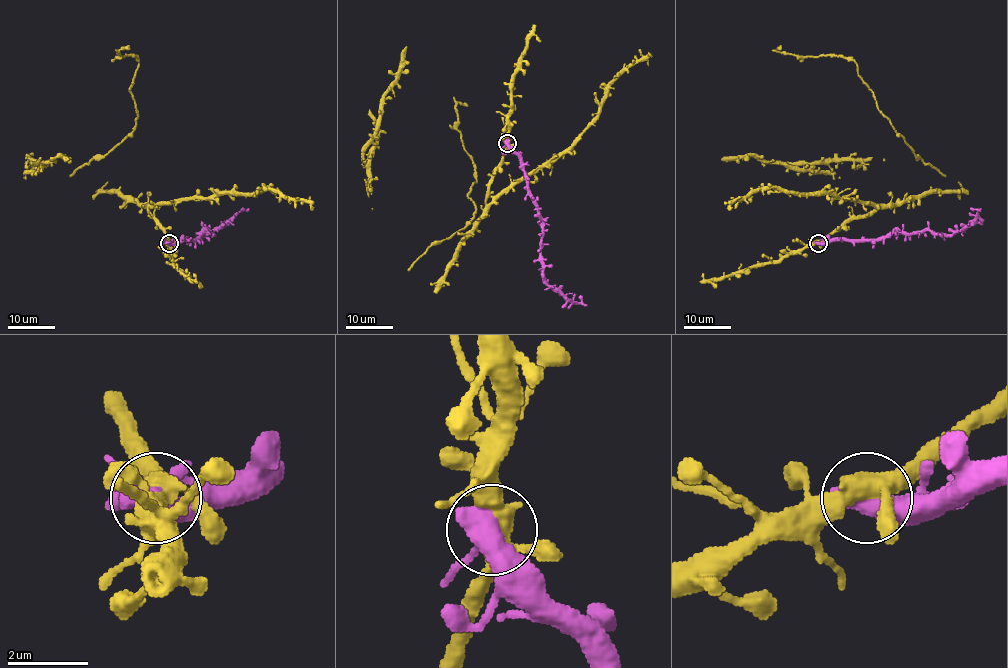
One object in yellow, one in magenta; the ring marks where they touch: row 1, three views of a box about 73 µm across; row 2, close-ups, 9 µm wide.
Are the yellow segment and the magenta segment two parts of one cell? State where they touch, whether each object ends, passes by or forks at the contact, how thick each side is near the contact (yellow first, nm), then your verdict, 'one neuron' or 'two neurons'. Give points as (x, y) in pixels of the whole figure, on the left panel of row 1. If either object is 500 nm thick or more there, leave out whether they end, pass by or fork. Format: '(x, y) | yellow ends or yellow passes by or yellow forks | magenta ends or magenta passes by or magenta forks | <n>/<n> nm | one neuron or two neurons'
(169, 243) | 440/550 nm | two neurons

